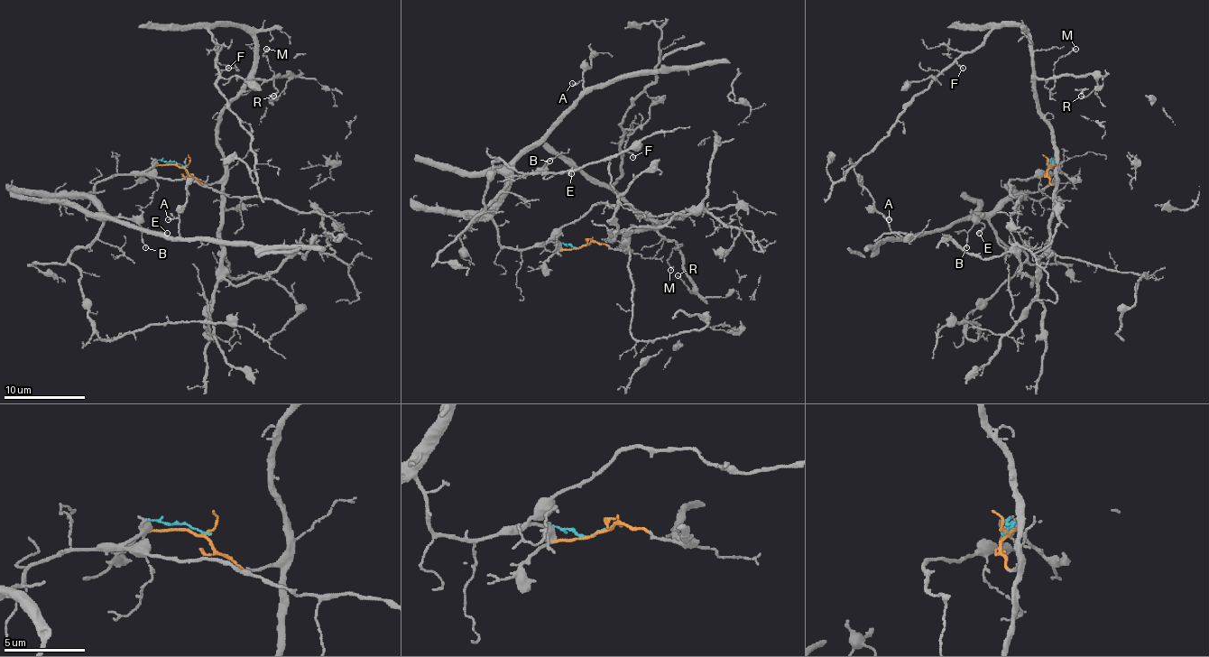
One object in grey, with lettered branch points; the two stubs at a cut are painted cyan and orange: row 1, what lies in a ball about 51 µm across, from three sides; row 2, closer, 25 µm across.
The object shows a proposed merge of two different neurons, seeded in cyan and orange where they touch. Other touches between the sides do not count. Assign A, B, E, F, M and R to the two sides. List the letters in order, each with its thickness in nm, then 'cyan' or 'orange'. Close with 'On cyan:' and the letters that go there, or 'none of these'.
A: calibre 70 nm; cyan
B: calibre 110 nm; cyan
E: calibre 90 nm; cyan
F: calibre 110 nm; orange
M: calibre 130 nm; orange
R: calibre 100 nm; orange
On cyan: A, B, E

